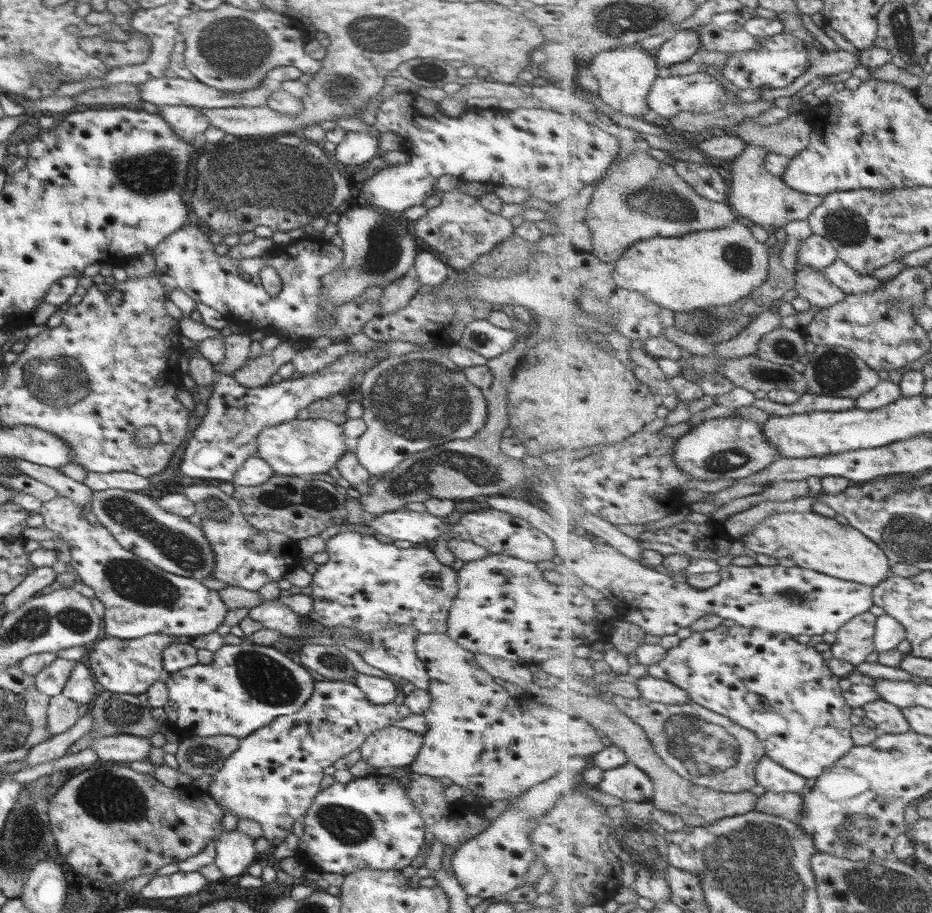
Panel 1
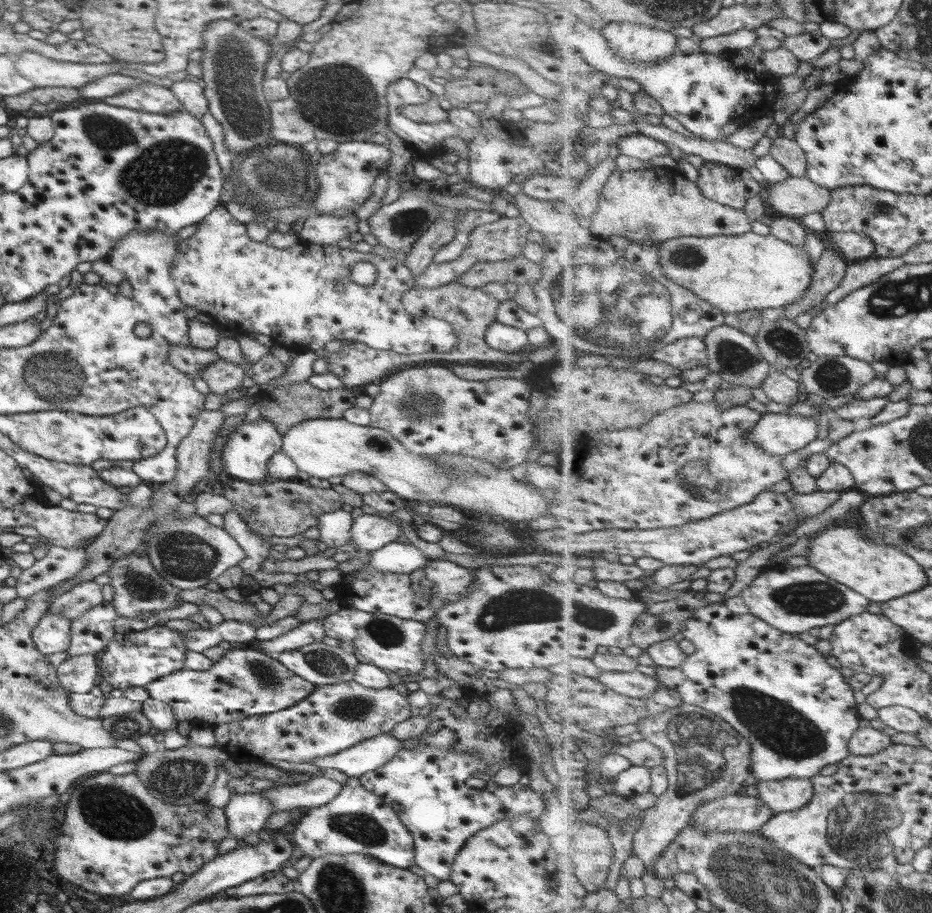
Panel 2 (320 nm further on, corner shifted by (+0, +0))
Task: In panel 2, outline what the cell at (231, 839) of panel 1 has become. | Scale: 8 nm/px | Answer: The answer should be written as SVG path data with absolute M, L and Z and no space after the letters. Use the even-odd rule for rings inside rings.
M261 791L251 794L231 792L231 798L222 810L226 817L228 834L235 840L245 834L259 832L272 814L271 804L267 798L261 796Z

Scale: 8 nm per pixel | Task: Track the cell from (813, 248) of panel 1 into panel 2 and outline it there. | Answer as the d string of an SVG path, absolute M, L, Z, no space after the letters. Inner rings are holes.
M830 231L830 234L829 244L848 262L875 256L876 244L865 233Z

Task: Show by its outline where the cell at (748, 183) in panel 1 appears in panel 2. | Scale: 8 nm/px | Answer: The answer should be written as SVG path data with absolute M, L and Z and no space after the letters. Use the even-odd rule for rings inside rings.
M790 176L777 184L767 184L764 196L774 217L800 220L806 214L822 213L832 199L832 190L807 177Z

